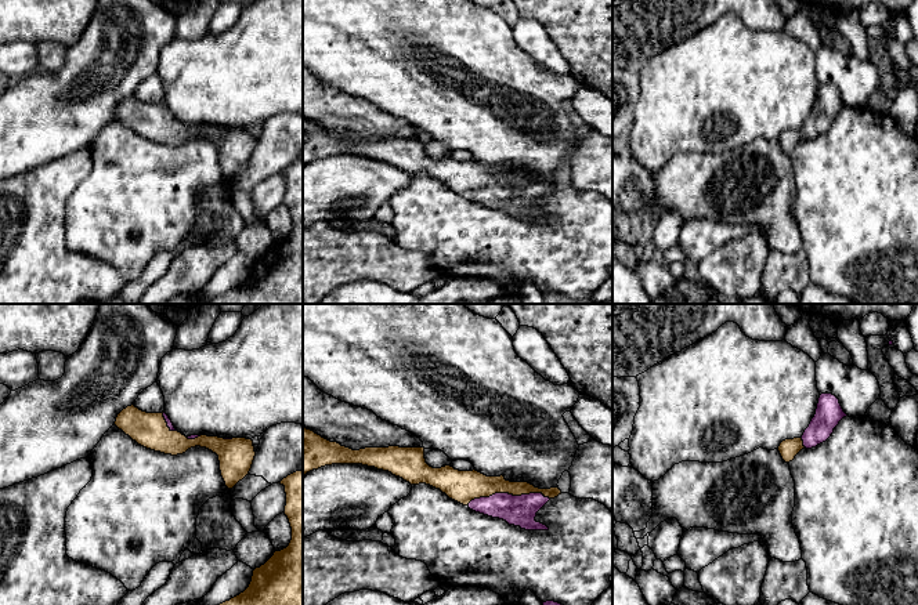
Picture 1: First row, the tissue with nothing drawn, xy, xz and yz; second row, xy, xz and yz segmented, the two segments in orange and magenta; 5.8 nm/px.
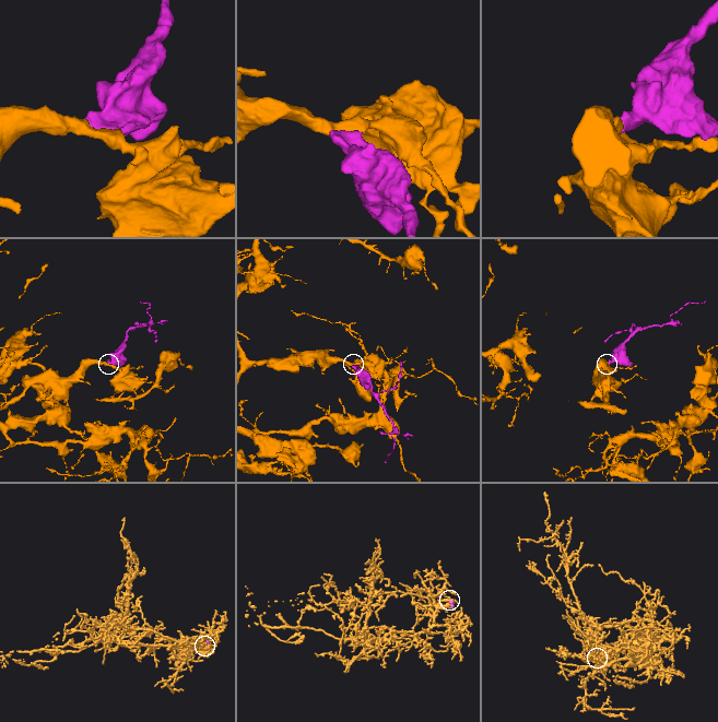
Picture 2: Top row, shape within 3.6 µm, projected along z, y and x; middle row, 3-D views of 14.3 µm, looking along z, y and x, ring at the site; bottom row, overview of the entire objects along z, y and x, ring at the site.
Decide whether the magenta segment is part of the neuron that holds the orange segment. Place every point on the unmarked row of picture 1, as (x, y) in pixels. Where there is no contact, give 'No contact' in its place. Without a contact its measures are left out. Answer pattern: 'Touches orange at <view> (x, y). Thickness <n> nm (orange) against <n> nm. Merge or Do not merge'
Touches orange at xz (508, 183). Thickness 180 nm (orange) against 180 nm. Merge

